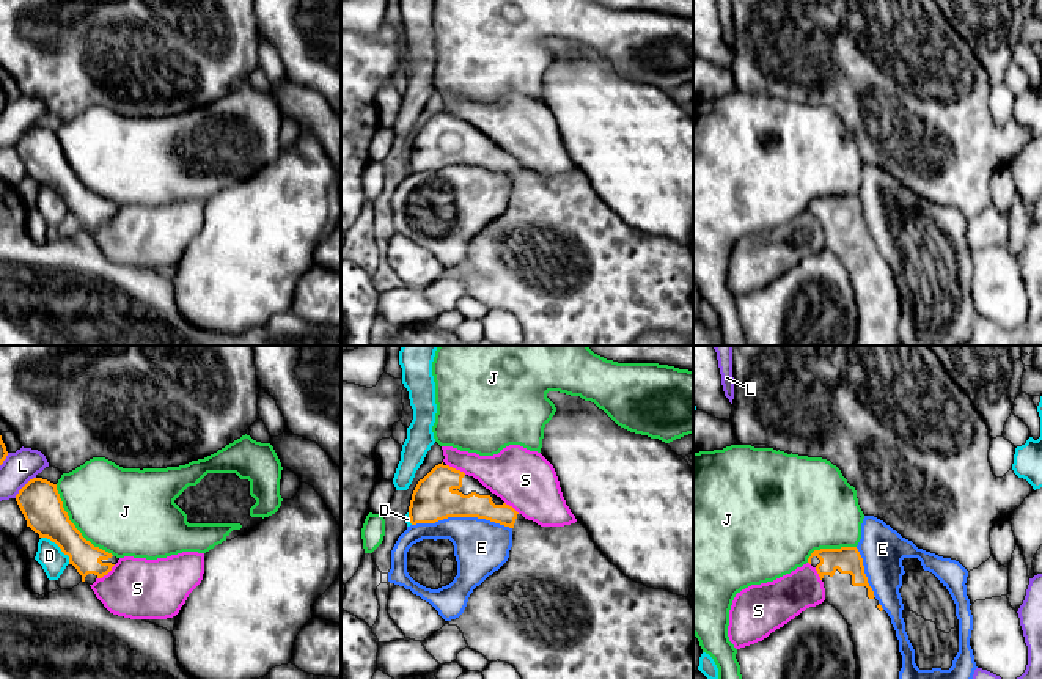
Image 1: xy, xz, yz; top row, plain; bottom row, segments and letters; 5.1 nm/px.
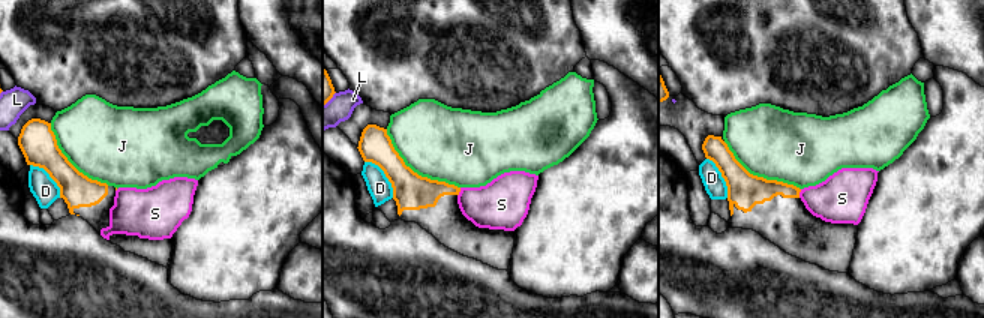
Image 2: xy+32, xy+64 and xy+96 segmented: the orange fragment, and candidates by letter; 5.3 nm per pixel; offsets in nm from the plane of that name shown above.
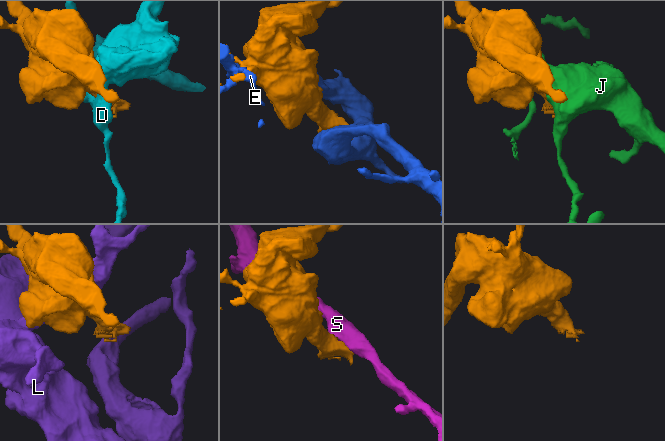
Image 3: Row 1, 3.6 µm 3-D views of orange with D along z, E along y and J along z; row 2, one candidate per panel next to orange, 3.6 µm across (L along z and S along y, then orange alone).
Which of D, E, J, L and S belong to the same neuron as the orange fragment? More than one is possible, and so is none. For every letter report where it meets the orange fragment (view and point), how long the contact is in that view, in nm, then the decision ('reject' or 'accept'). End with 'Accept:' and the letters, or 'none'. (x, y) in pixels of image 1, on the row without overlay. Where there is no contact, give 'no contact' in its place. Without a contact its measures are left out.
D: xy (58, 194) | 200 nm | reject
E: xz (462, 164) | 500 nm | reject
J: xy (74, 173) | 480 nm | reject
L: xy (24, 134) | 160 nm | reject
S: xy (106, 222) | 120 nm | reject
Accept: none

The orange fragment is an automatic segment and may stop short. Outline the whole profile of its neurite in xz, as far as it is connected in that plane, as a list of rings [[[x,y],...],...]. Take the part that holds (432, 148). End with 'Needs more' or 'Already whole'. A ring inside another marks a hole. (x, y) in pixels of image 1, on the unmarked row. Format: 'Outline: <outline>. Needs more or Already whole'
Outline: [[[445,110],[418,129],[409,165],[412,173],[478,165],[512,178],[508,209],[473,237],[464,261],[446,272],[457,273],[468,295],[489,310],[506,310],[517,317],[523,330],[523,341],[517,346],[635,346],[638,336],[654,330],[676,332],[693,346],[693,255],[688,245],[648,236],[626,225],[602,203],[582,171],[541,174],[478,127]]]. Needs more

